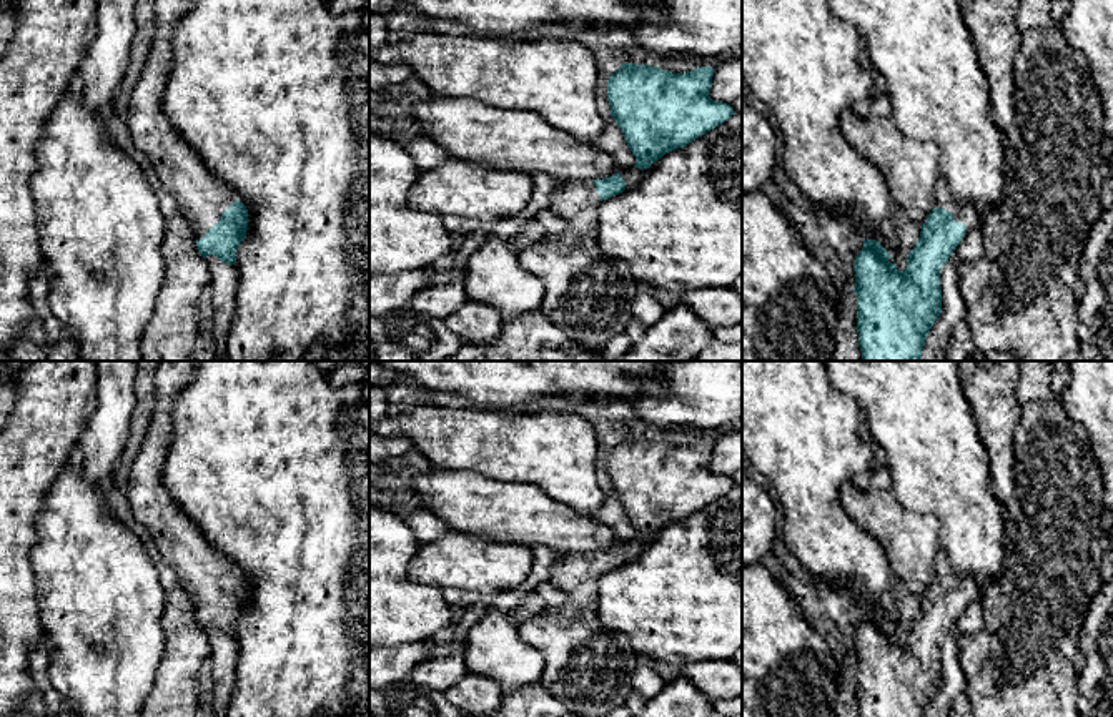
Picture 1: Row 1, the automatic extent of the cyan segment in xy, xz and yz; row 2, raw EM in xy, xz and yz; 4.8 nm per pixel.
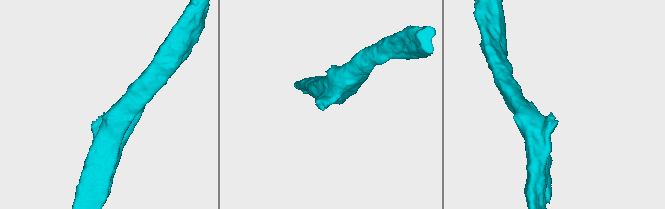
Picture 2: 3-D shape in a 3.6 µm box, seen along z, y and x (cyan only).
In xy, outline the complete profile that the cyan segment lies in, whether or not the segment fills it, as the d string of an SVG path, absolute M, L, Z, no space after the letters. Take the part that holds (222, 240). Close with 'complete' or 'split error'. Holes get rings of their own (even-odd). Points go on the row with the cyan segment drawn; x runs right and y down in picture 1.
M155 0L156 32L130 98L126 125L133 143L153 163L183 216L198 226L195 236L201 256L213 255L235 265L236 250L246 238L248 210L181 140L161 106L171 65L171 37L190 5L191 0Z; split error

